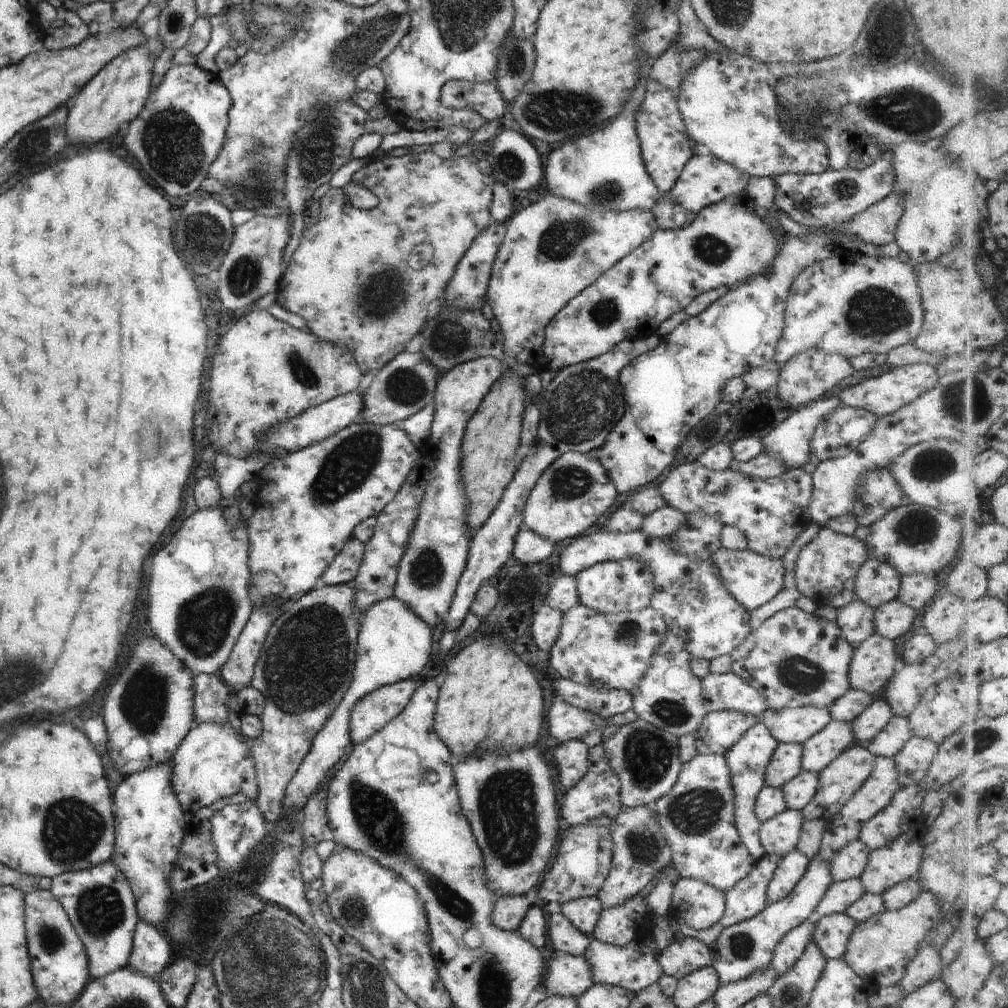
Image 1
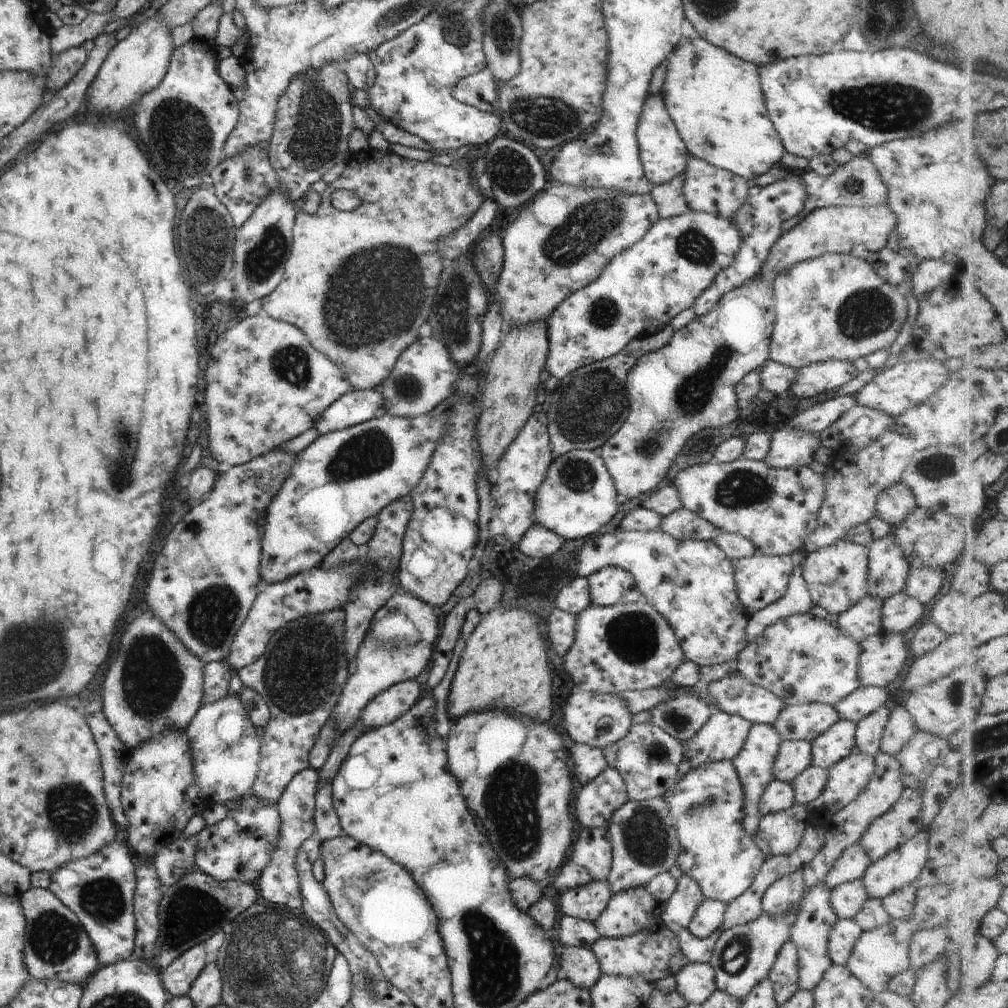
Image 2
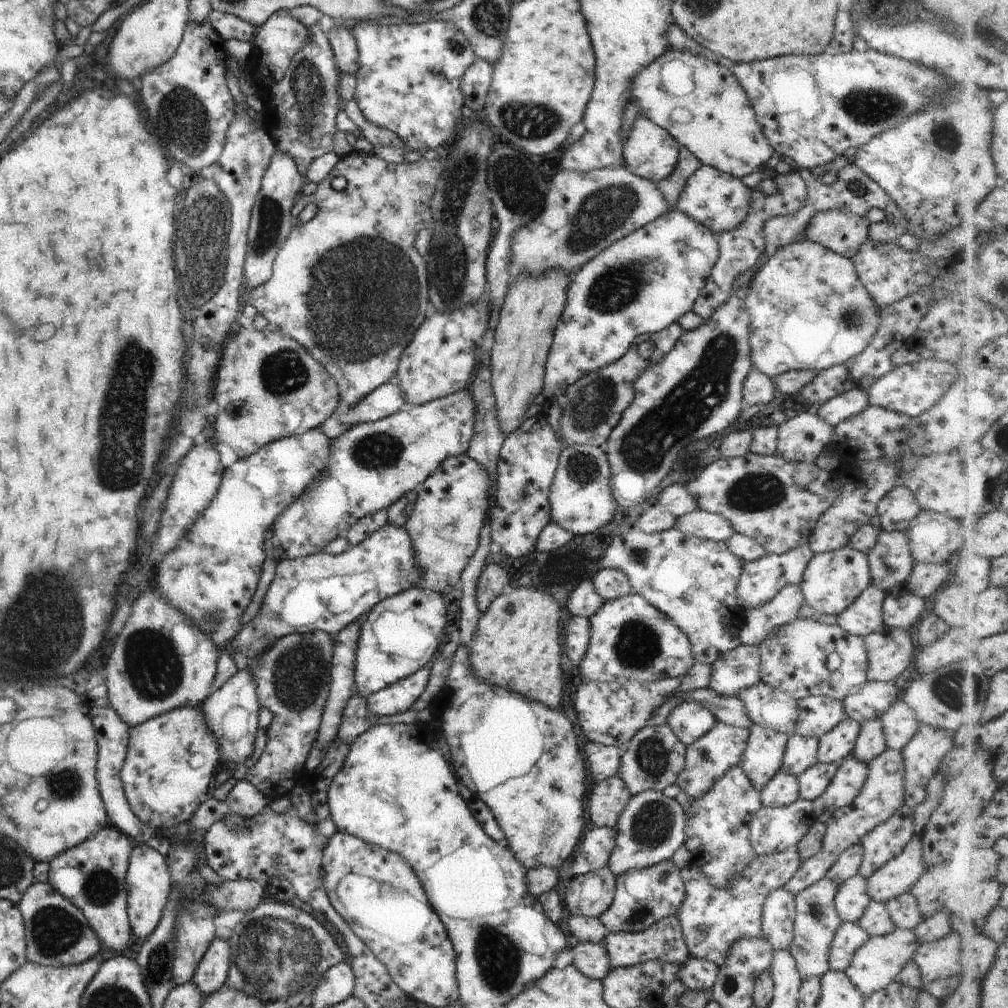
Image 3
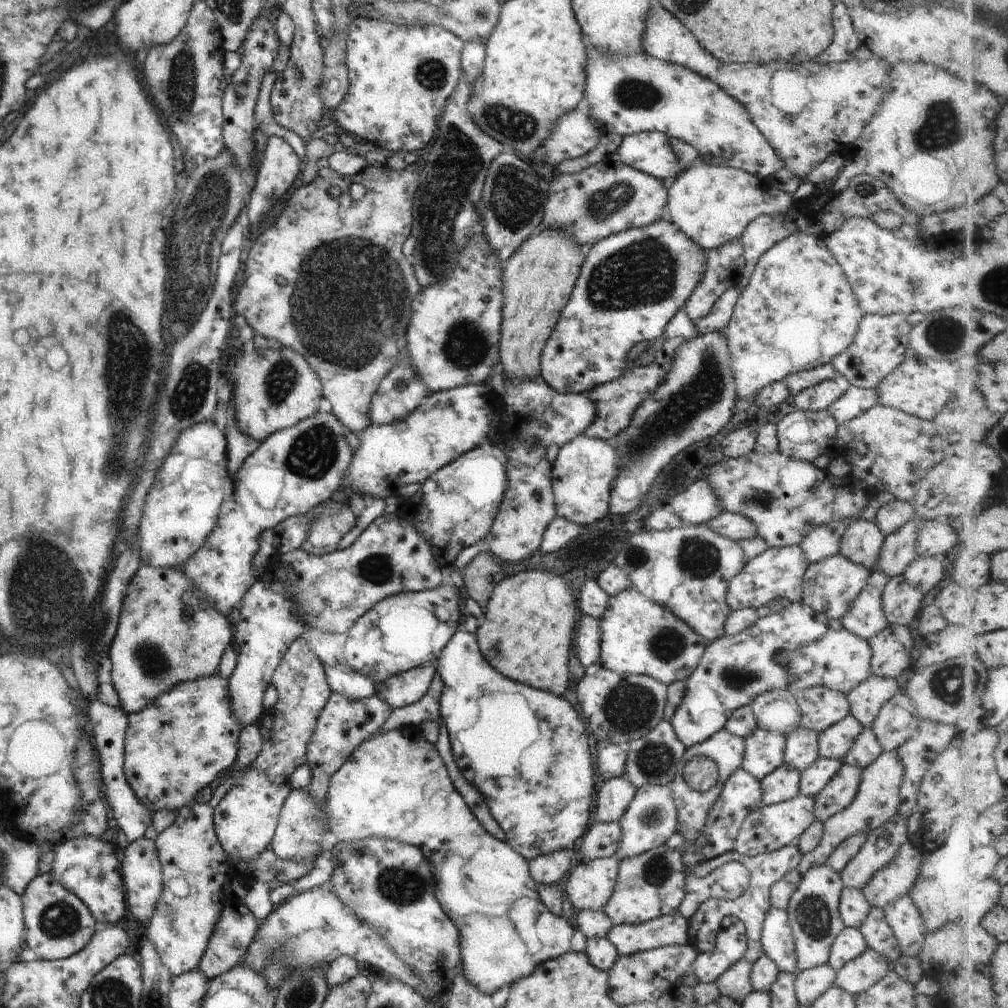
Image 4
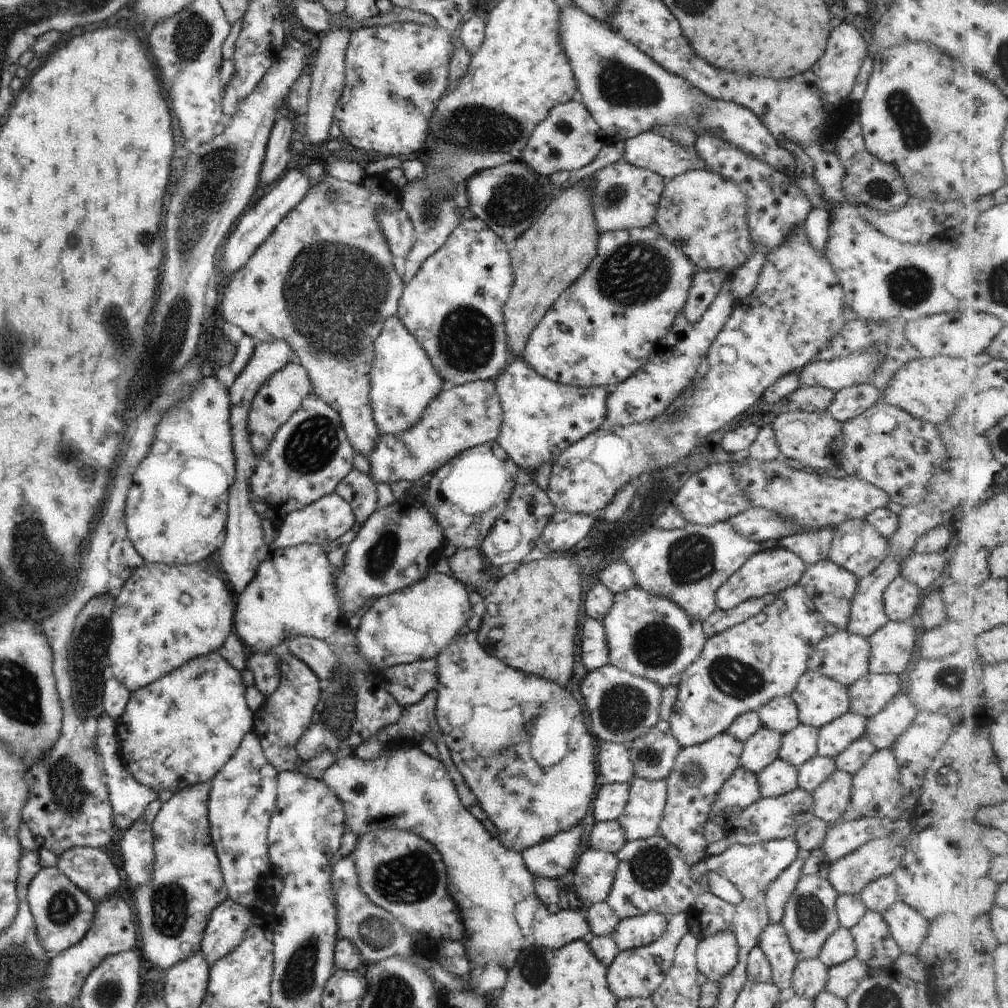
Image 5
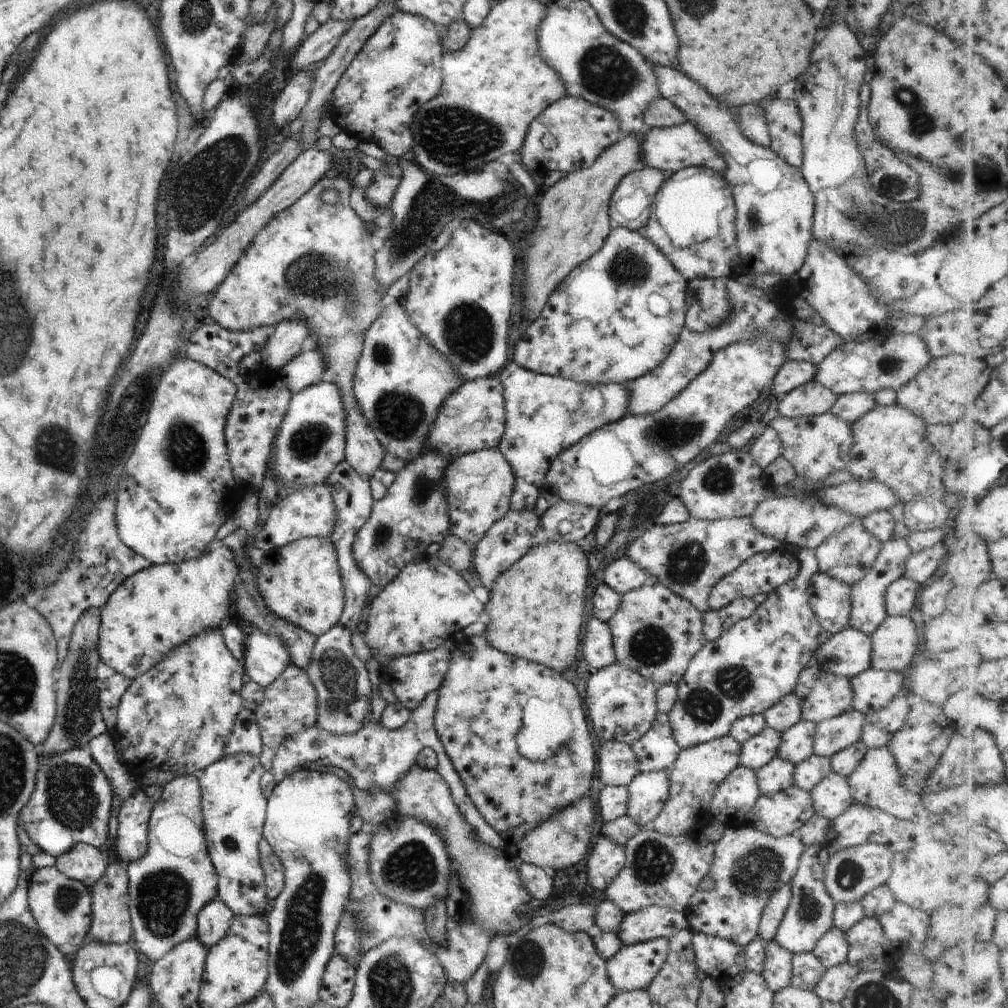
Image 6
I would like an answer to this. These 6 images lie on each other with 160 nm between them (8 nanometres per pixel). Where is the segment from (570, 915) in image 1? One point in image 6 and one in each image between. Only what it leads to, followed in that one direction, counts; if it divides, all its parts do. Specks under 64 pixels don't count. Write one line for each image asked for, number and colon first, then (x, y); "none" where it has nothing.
2: (587, 902)
3: (590, 895)
4: (589, 887)
5: (593, 877)
6: (607, 857)

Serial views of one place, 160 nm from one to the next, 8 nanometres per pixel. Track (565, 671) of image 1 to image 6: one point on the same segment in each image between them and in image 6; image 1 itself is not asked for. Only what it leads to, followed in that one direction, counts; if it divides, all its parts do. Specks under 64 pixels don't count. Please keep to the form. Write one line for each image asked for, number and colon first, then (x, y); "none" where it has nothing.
2: (632, 647)
3: (630, 640)
4: (638, 637)
5: (649, 636)
6: (655, 632)

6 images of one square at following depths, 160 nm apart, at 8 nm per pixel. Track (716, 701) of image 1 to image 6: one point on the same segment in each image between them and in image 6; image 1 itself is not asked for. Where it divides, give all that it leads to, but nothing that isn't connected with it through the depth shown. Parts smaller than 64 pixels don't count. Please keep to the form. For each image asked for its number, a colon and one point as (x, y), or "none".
2: (734, 695)
3: (766, 706)
4: (777, 711)
5: (780, 714)
6: (786, 712)

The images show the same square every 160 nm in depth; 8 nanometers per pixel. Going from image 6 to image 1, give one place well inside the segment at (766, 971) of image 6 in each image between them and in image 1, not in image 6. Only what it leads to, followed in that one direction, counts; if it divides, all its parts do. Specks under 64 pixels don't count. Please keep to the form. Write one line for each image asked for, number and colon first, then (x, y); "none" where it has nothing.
1: (791, 867)
2: (784, 895)
3: (777, 922)
4: (778, 944)
5: (773, 940)

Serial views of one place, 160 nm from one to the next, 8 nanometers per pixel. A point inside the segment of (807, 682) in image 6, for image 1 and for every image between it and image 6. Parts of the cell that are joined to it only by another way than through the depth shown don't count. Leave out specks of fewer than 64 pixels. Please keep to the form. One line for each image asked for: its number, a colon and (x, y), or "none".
1: (795, 725)
2: (805, 722)
3: (818, 714)
4: (820, 707)
5: (820, 700)

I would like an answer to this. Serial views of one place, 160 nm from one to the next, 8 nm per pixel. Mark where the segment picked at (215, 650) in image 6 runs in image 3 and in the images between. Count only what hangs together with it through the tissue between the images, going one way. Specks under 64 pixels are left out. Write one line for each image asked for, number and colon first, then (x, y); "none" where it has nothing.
3: (166, 774)
4: (178, 744)
5: (181, 730)

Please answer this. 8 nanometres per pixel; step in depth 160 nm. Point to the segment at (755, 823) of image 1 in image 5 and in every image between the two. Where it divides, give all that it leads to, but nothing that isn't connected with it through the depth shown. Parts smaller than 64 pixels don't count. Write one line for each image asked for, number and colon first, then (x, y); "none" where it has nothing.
2: (754, 762)
3: (762, 758)
4: (764, 751)
5: (762, 748)

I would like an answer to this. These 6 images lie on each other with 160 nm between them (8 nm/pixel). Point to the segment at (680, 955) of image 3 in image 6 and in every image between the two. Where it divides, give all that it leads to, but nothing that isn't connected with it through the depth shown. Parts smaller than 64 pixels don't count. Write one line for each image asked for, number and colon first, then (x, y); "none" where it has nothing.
4: (672, 929)
5: (635, 932)
6: (653, 922)

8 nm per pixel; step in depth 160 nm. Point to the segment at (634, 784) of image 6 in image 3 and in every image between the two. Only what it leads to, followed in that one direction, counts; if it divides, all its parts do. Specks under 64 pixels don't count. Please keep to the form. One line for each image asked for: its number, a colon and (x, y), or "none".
3: (651, 828)
4: (650, 820)
5: (640, 819)

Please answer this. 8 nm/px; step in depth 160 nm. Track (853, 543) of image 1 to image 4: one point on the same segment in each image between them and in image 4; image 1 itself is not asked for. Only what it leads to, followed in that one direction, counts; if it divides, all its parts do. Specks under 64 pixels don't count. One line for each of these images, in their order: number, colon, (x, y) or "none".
2: (835, 575)
3: (832, 581)
4: (831, 586)

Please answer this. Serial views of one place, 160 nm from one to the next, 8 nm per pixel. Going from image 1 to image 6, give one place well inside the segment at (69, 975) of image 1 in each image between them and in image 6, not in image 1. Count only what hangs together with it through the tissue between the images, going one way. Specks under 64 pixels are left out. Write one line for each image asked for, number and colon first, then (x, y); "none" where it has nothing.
2: (57, 948)
3: (57, 934)
4: (58, 924)
5: (63, 914)
6: (62, 908)

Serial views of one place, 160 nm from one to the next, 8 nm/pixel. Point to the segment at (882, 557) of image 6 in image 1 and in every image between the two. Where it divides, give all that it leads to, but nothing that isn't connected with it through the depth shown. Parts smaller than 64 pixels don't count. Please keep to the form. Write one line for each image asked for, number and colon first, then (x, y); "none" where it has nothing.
1: (855, 619)
2: (863, 620)
3: (864, 617)
4: (865, 619)
5: (866, 616)

